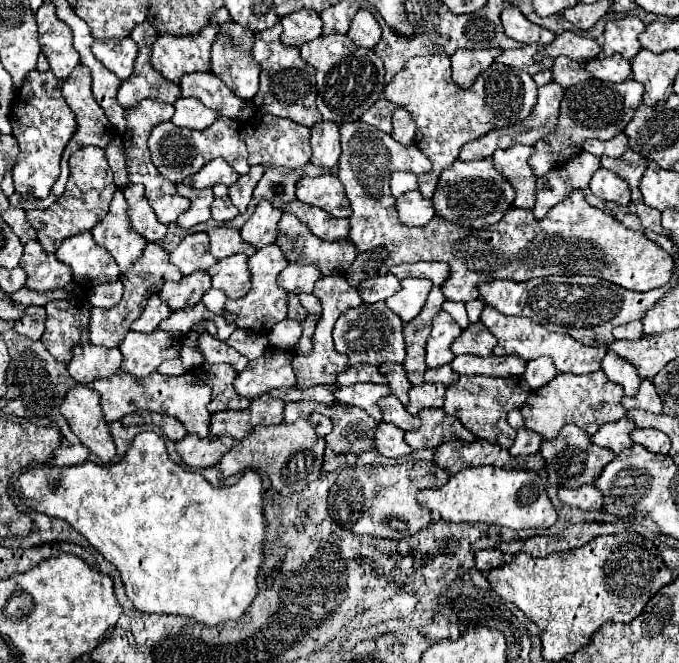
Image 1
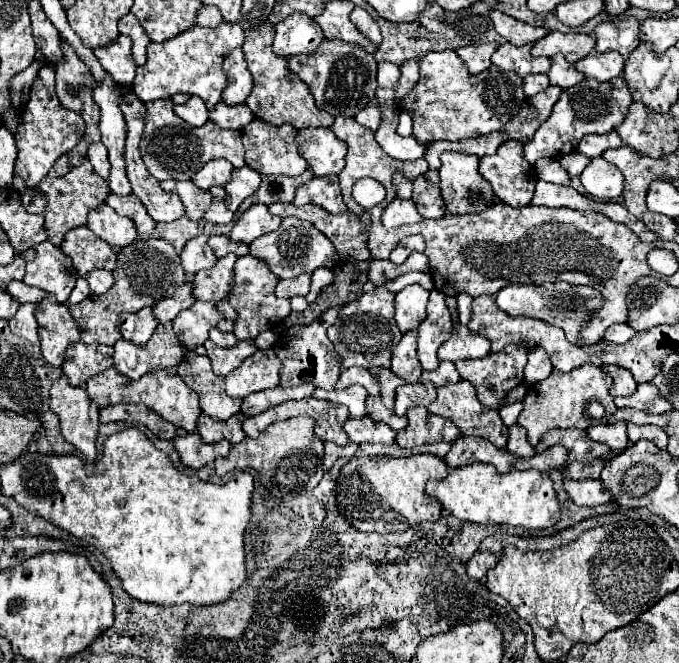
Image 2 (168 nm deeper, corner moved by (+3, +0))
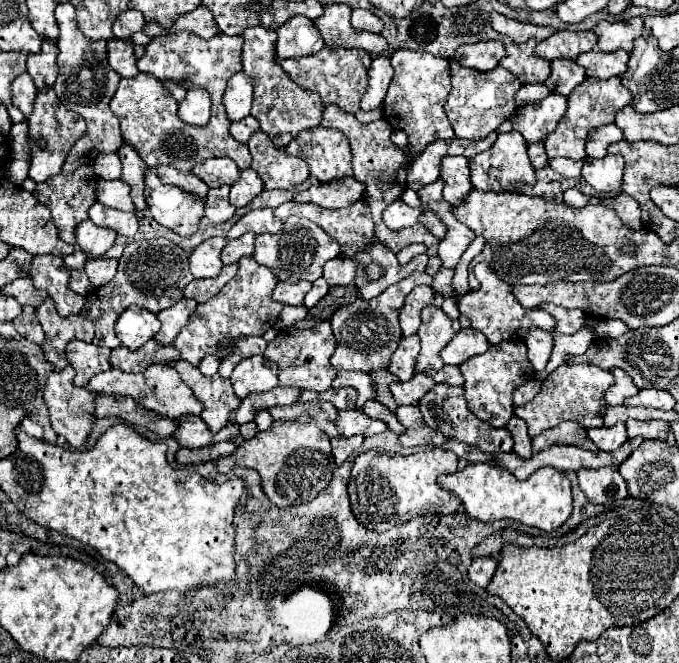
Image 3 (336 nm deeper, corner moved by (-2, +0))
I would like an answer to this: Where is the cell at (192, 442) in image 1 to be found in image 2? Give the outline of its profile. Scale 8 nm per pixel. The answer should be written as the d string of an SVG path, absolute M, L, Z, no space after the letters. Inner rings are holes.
M188 433L186 437L178 437L172 441L182 463L192 467L192 469L200 469L208 463L214 463L216 457L226 457L230 451L230 443L220 441L220 443L204 443L202 437L198 433Z

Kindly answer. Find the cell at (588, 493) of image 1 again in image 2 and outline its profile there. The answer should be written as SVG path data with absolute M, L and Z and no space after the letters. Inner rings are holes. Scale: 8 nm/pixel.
M564 479L564 489L568 497L582 507L594 507L594 505L604 505L610 501L610 493L604 489L602 481L598 479Z

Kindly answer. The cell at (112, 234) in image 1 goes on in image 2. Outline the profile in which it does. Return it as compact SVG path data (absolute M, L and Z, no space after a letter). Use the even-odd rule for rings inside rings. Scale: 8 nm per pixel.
M102 203L100 207L92 209L88 215L88 227L100 239L104 239L110 247L122 249L136 241L138 231L132 219L118 215L110 205Z

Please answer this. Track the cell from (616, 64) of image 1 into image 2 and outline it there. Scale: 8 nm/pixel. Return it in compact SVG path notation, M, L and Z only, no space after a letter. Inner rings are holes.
M590 53L576 63L576 69L596 81L610 81L620 77L624 69L624 57L618 53Z

